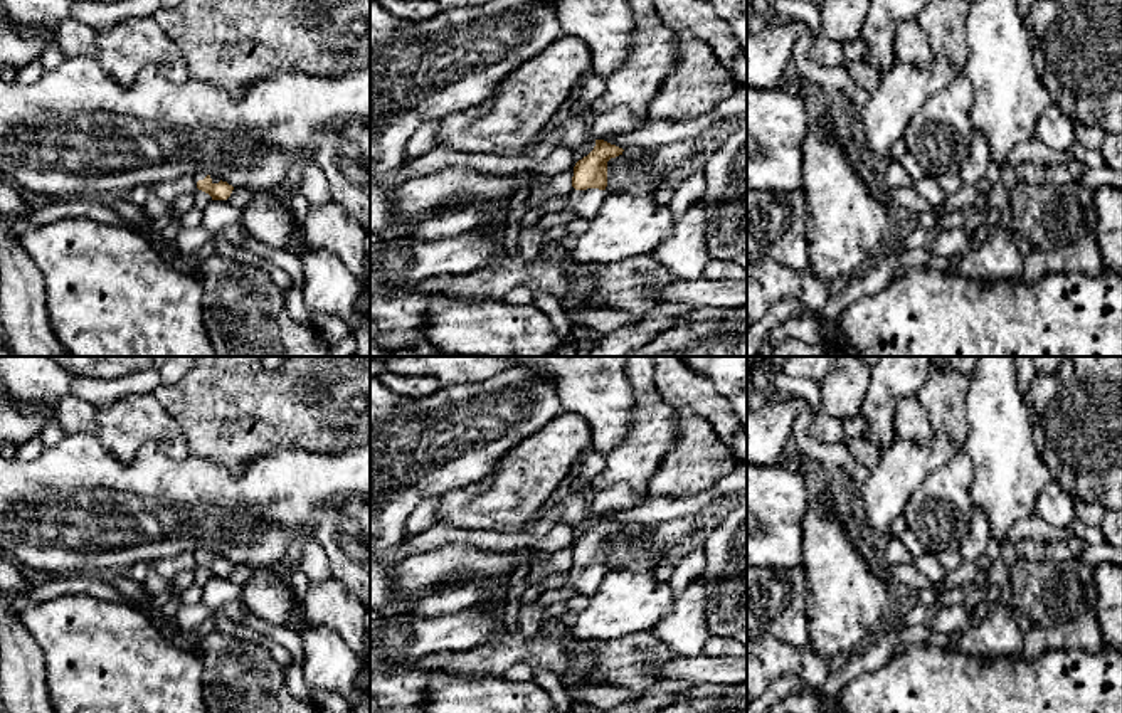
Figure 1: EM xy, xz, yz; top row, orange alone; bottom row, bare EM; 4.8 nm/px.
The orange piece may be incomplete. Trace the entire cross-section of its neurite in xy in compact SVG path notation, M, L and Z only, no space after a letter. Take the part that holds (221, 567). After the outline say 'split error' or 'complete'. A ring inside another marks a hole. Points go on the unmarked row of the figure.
M209 550L193 552L197 565L209 570L212 577L227 577L234 567L232 562Z; split error

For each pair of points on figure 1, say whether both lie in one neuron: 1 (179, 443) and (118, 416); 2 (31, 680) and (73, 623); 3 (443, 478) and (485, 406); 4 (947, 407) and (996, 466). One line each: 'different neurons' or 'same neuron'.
1: same neuron
2: different neurons
3: same neuron
4: different neurons

